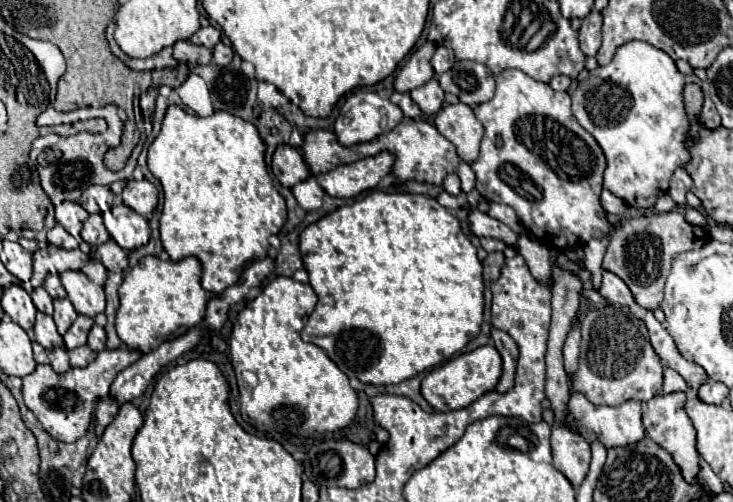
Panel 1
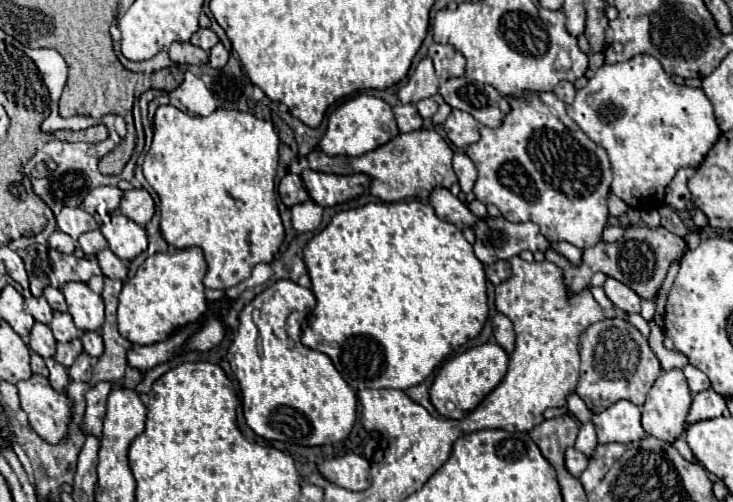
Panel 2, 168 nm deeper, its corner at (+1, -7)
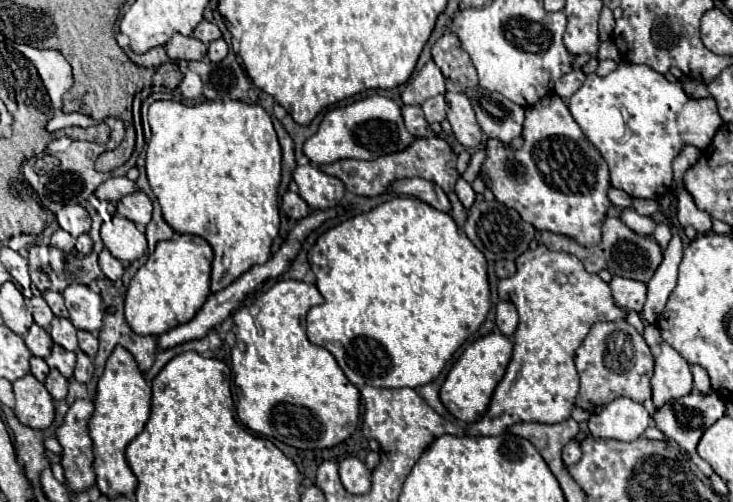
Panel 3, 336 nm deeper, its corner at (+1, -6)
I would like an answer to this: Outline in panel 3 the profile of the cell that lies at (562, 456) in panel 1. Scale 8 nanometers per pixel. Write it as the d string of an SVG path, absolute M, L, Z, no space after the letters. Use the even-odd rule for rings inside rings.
M570 441L562 451L562 461L564 461L566 467L576 465L580 461L580 457L582 457L582 449L580 449L580 445L576 441Z

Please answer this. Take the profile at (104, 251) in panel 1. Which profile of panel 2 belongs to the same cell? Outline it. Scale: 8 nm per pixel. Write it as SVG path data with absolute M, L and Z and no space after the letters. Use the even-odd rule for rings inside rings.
M104 248L98 256L98 264L100 264L100 270L106 278L112 278L112 280L124 280L126 274L128 274L128 268L126 264L108 248Z

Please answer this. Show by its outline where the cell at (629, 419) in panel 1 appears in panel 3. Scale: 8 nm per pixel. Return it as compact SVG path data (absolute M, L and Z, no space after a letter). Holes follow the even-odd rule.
M620 397L606 405L600 413L592 413L588 419L588 429L592 437L616 439L616 441L634 441L650 425L650 413L644 405Z

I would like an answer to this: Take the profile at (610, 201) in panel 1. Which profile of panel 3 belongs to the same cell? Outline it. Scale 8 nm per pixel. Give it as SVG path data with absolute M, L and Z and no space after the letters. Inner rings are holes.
M610 189L608 191L608 199L616 205L616 207L620 207L620 209L628 209L630 205L632 205L632 197L628 197L628 193L624 193L624 191L620 191L620 189Z

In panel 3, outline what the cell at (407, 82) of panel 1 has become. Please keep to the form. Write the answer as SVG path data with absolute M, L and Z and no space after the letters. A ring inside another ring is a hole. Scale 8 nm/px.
M428 61L404 87L404 105L422 105L426 99L446 93L446 79L434 61Z

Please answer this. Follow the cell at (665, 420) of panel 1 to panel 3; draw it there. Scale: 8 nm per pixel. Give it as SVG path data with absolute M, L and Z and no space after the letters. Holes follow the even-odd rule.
M662 341L662 353L656 359L650 385L654 411L668 401L688 395L692 391L692 373L688 361L666 341Z

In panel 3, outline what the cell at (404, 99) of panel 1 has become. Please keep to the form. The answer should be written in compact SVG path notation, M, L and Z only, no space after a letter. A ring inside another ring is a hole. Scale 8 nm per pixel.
M404 105L402 107L402 117L404 117L404 125L406 125L410 135L414 135L414 137L426 137L428 135L428 123L426 123L420 107Z

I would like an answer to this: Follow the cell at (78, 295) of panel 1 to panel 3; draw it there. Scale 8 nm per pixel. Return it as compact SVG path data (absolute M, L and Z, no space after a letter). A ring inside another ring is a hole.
M68 285L62 295L70 311L70 321L76 329L92 333L102 327L104 305L102 297L96 291L92 291L88 285Z

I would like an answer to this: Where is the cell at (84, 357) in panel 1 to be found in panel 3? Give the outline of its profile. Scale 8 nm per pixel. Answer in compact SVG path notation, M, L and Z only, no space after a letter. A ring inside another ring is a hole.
M76 349L76 355L78 355L78 363L76 363L74 379L80 381L80 383L88 383L88 381L92 379L92 373L94 373L94 363L92 363L92 359L90 359L84 351L80 351L80 349Z

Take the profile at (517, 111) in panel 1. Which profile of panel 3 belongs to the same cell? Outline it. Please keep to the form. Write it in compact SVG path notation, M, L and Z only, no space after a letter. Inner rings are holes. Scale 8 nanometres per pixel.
M556 93L542 97L536 105L526 109L522 139L524 143L516 151L512 151L510 145L502 143L500 139L482 141L486 149L486 159L482 163L480 175L482 175L486 189L494 193L496 201L516 209L520 217L532 223L538 231L550 231L556 235L564 235L568 239L574 239L582 247L592 247L600 243L602 221L610 207L610 199L606 195L610 189L610 171L608 171L608 165L602 153L596 147L592 147L592 143L584 137L574 117L570 115L568 107Z

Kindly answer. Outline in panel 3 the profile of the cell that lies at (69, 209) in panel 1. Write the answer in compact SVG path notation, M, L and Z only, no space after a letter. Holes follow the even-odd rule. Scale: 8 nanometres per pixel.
M64 205L64 209L60 209L60 213L56 213L58 225L68 231L72 237L78 237L82 233L90 231L90 215L82 205Z

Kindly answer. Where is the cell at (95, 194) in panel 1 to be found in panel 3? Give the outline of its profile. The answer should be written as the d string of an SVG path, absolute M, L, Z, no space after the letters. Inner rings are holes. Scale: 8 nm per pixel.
M112 177L108 181L104 181L98 189L96 189L96 197L100 201L112 201L118 203L124 195L134 193L134 183L128 177Z

